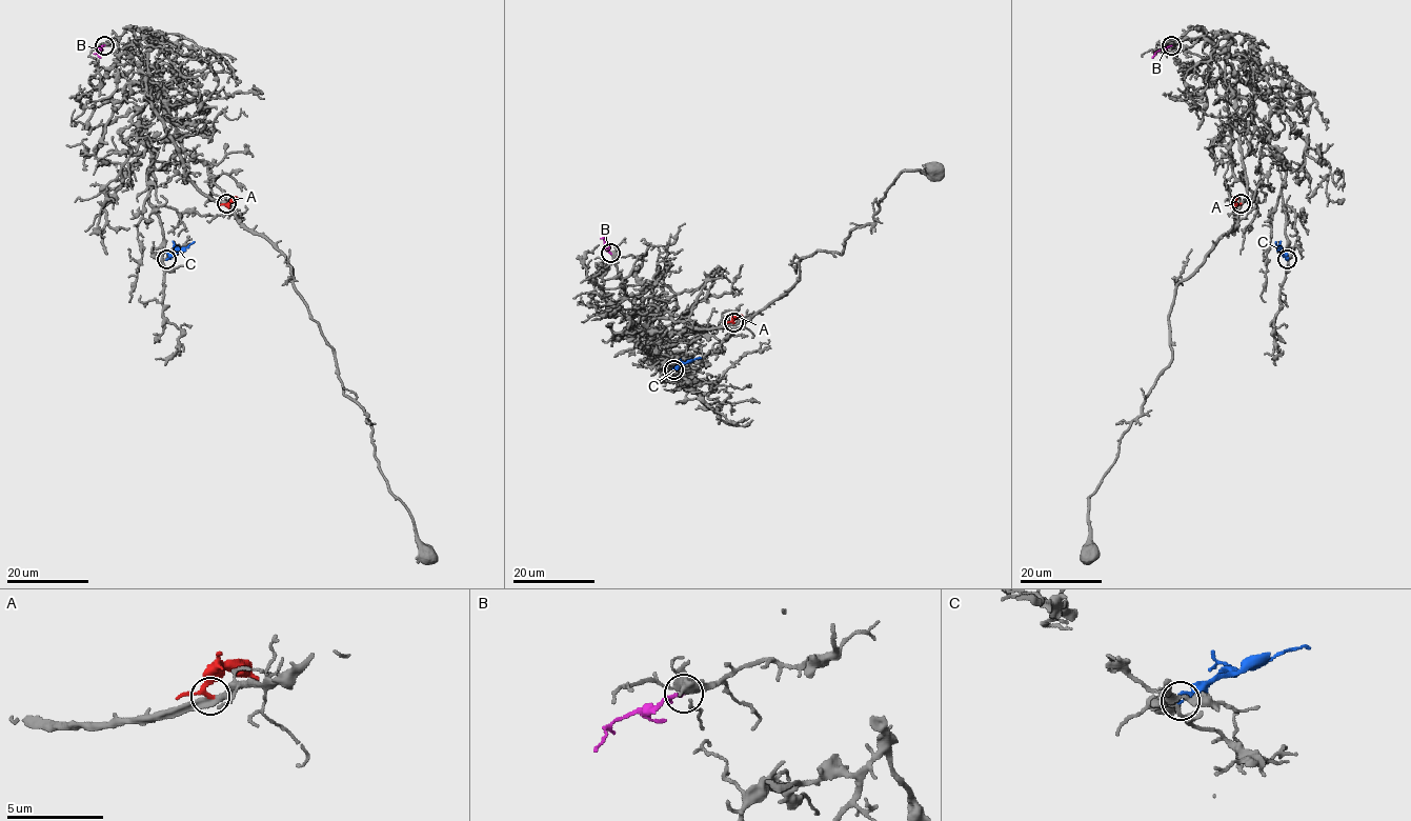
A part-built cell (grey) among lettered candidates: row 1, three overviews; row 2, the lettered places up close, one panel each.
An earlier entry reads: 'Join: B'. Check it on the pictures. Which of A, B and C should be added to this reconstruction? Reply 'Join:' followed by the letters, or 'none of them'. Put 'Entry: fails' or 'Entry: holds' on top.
Entry: holds
Join: B

